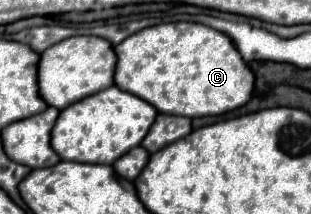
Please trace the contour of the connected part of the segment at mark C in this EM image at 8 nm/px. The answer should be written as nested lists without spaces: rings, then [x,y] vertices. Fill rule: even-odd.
[[[170,22],[144,28],[120,44],[114,46],[116,52],[116,70],[114,70],[114,84],[148,104],[152,104],[162,114],[176,114],[176,116],[216,116],[230,112],[238,106],[244,106],[254,88],[254,74],[246,66],[246,62],[236,54],[236,48],[228,40],[226,34],[212,30],[204,24],[194,22]]]

